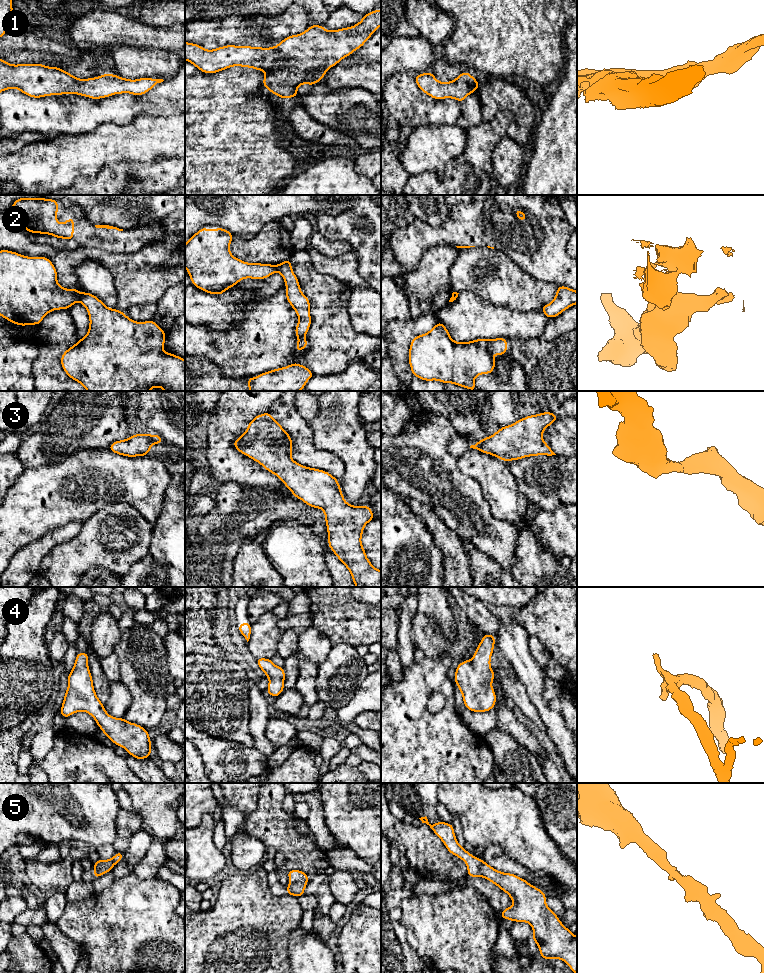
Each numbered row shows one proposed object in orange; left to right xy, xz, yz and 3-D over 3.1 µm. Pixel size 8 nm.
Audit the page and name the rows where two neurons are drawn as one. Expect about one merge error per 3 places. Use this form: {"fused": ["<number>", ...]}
{"fused": ["2"]}

